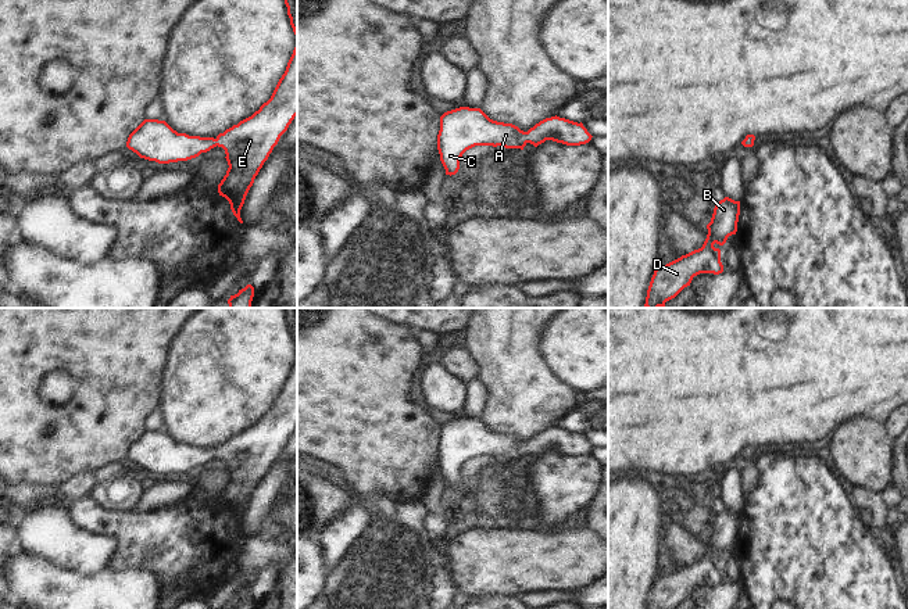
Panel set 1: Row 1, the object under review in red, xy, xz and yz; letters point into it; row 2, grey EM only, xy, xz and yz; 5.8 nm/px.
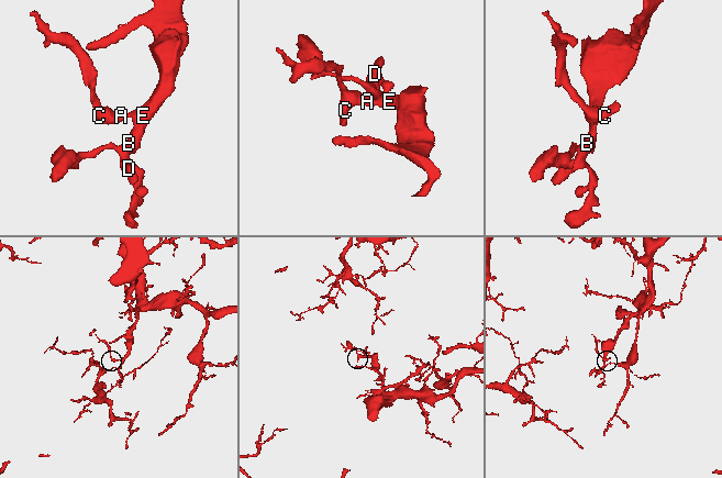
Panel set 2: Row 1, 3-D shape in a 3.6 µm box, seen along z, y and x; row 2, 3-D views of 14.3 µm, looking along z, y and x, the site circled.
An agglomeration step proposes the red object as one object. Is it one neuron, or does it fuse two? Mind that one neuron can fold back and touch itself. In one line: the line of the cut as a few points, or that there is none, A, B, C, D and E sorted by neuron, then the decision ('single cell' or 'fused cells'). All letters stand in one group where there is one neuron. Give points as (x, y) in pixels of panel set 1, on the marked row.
cut none; groups A B C D E; single cell

